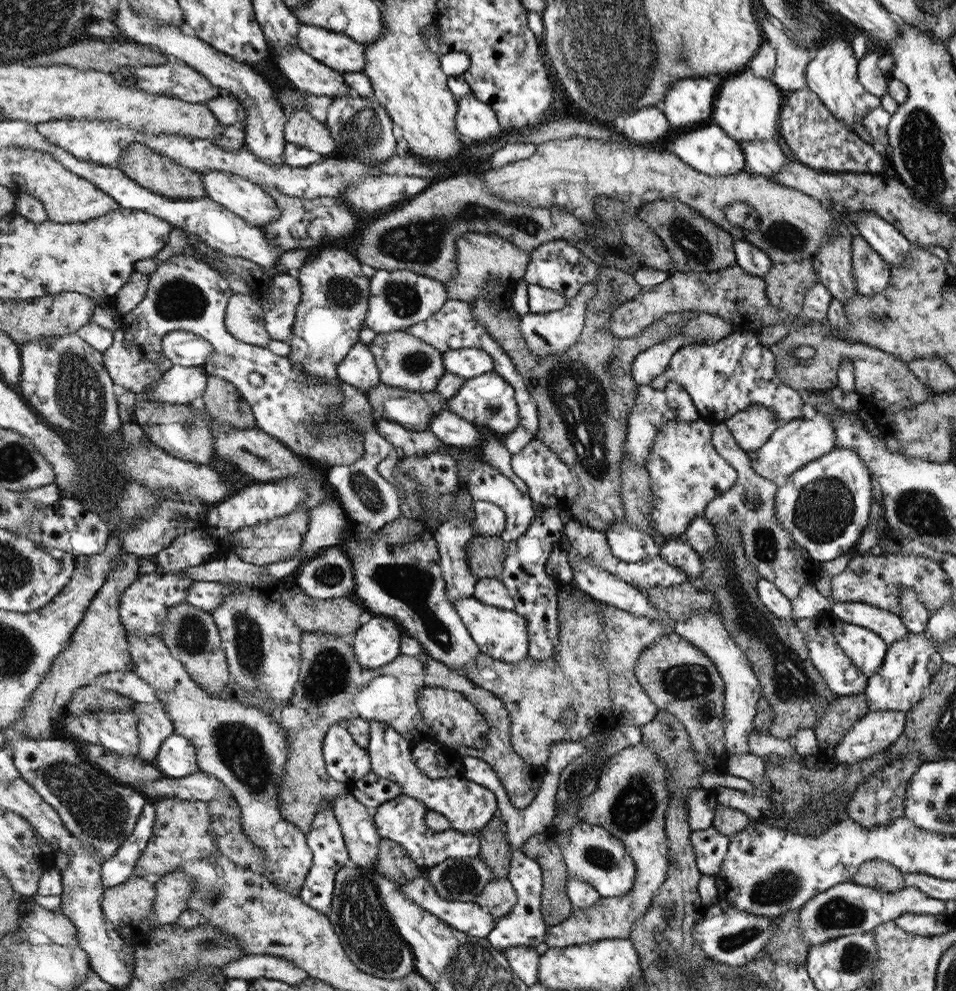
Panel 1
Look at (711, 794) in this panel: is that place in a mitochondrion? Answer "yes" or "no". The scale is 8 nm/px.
no

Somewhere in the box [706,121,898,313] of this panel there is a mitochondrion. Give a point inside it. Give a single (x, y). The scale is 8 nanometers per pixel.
(782, 236)

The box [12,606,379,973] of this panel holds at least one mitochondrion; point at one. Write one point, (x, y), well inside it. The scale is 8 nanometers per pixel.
(101, 814)

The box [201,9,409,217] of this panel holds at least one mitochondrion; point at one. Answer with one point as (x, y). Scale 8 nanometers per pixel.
(362, 134)

